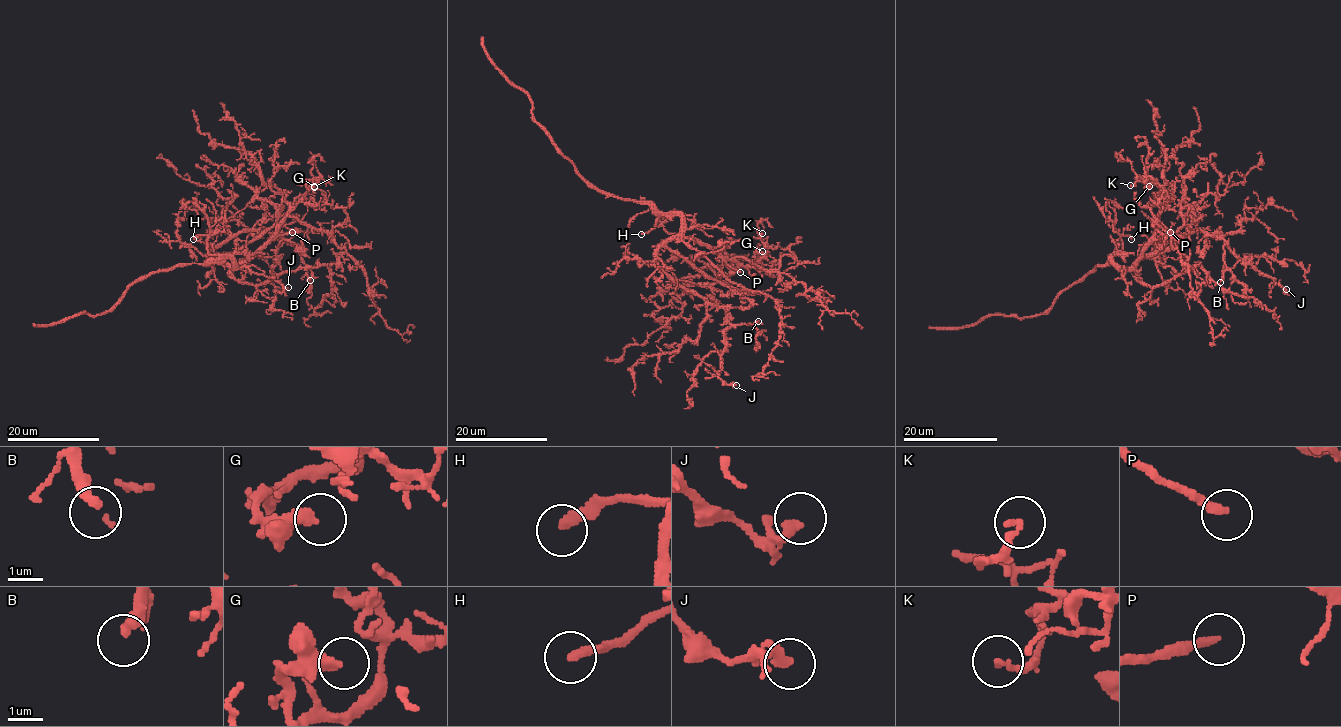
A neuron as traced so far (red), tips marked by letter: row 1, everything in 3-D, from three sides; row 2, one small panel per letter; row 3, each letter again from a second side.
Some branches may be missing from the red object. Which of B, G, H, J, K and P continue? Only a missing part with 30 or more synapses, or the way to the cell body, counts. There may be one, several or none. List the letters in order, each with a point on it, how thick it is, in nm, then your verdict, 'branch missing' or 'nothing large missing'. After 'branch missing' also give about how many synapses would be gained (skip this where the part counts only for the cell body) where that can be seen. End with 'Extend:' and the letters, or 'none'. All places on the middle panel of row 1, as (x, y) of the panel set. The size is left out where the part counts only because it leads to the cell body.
B: at (758, 321); 320 nm thick; nothing large missing
G: at (762, 251); 360 nm thick; nothing large missing
H: at (641, 234); 280 nm thick; nothing large missing
J: at (736, 385); 180 nm thick; nothing large missing
K: at (762, 233); 180 nm thick; nothing large missing
P: at (740, 272); 240 nm thick; nothing large missing
Extend: none

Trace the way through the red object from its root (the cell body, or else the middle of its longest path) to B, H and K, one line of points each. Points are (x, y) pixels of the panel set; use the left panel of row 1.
B: (235, 264), (222, 264), (208, 254), (242, 231), (269, 231), (298, 250), (310, 280)
H: (235, 264), (228, 257), (208, 253), (207, 239), (211, 235), (193, 239)
K: (235, 264), (244, 263), (273, 234), (281, 219), (305, 194), (306, 187), (319, 177), (310, 180), (314, 186)

